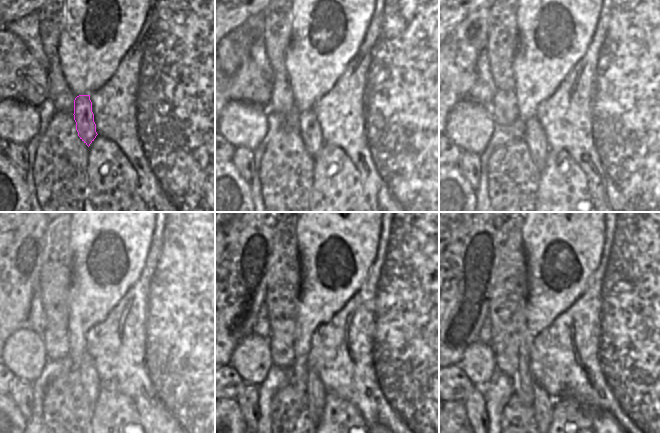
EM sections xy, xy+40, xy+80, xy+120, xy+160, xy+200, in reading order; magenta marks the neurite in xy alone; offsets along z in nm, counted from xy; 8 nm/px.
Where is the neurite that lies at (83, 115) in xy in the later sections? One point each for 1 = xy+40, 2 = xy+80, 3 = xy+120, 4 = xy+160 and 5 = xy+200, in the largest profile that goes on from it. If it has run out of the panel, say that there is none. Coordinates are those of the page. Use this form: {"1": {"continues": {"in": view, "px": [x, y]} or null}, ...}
{"1": {"continues": {"in": "xy+40", "px": [310, 131]}}, "2": {"continues": {"in": "xy+80", "px": [534, 135]}}, "3": {"continues": {"in": "xy+120", "px": [90, 380]}}, "4": {"continues": {"in": "xy+160", "px": [316, 392]}}, "5": {"continues": {"in": "xy+200", "px": [543, 405]}}}

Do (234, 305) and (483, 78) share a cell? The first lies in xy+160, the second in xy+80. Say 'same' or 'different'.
different

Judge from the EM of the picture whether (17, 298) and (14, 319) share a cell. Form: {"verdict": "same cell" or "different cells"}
{"verdict": "same cell"}

